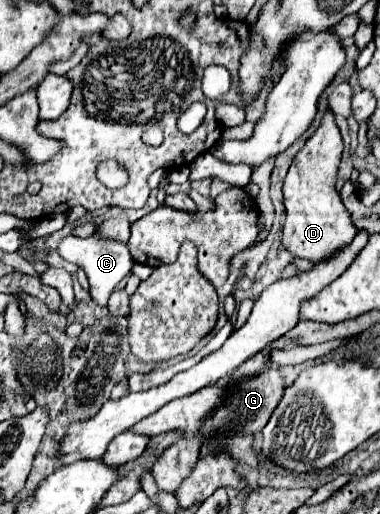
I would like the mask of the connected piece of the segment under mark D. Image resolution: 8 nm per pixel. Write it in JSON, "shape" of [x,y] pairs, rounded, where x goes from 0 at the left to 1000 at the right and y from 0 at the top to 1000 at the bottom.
{"shape":[[[868,214],[853,222],[847,241],[879,241],[879,249],[837,245],[837,253],[800,280],[800,288],[774,304],[742,362],[747,401],[753,401],[742,479],[774,498],[805,502],[816,510],[842,510],[853,502],[868,502],[889,482],[911,479],[911,471],[926,471],[937,455],[921,416],[884,370],[889,319],[900,307],[900,268]]]}

